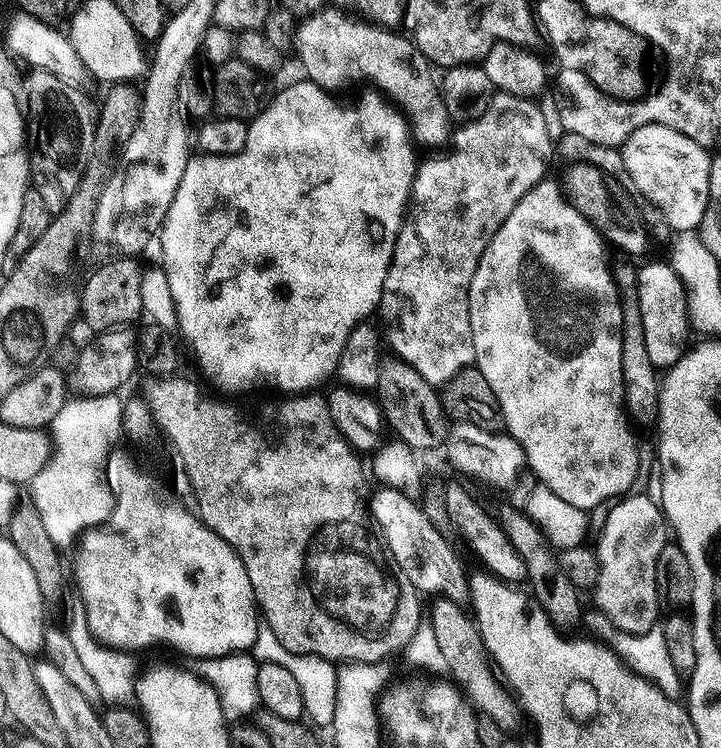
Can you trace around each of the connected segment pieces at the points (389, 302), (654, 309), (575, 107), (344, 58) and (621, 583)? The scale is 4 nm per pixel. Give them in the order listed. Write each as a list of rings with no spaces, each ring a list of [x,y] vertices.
[[[497,94],[492,97],[492,104],[486,110],[486,114],[480,120],[472,120],[469,124],[459,127],[454,134],[454,140],[457,140],[456,151],[449,156],[438,156],[434,160],[419,161],[416,169],[416,177],[412,183],[412,199],[409,200],[404,217],[404,225],[400,228],[398,238],[394,242],[394,254],[390,262],[390,270],[386,274],[386,282],[382,286],[382,298],[378,309],[378,316],[384,319],[383,335],[386,337],[386,344],[393,348],[395,355],[401,360],[405,360],[426,382],[433,386],[443,386],[447,384],[450,378],[454,378],[464,368],[471,368],[475,365],[476,355],[474,354],[474,342],[472,341],[472,331],[470,330],[470,306],[468,305],[468,291],[470,290],[470,278],[474,278],[474,270],[478,270],[478,262],[490,246],[490,238],[498,234],[502,222],[518,206],[518,202],[527,194],[539,180],[545,179],[548,168],[548,159],[554,156],[554,136],[548,133],[548,120],[544,117],[542,109],[536,105],[537,101],[532,98],[522,96],[506,96]]]
[[[652,260],[649,264],[639,265],[636,274],[636,293],[642,310],[642,334],[646,334],[646,354],[657,370],[673,368],[690,347],[687,291],[671,263],[663,262]]]
[[[563,68],[558,72],[558,80],[554,84],[558,86],[560,96],[560,122],[564,132],[579,134],[582,138],[589,139],[598,145],[620,147],[627,137],[635,130],[650,124],[647,109],[650,104],[648,100],[625,101],[614,99],[606,95],[601,88],[594,86],[592,82],[578,70]]]
[[[326,6],[323,11],[299,21],[295,49],[300,54],[303,75],[319,88],[336,94],[339,88],[369,80],[373,89],[383,93],[403,112],[413,141],[436,148],[450,140],[454,122],[448,116],[437,77],[432,77],[430,61],[407,35],[398,33],[335,6]]]
[[[647,494],[636,495],[625,495],[608,508],[608,517],[598,534],[597,540],[600,541],[594,544],[598,558],[598,582],[594,595],[595,607],[615,628],[640,636],[657,627],[662,612],[655,567],[658,554],[661,554],[664,544],[669,543],[670,529],[661,507],[655,505]]]

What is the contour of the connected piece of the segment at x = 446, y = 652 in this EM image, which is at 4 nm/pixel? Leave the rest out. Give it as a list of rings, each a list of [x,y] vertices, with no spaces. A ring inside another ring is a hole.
[[[436,598],[431,601],[432,604],[432,622],[430,628],[434,632],[434,639],[438,644],[440,651],[439,659],[444,660],[444,664],[448,667],[447,675],[458,685],[461,692],[472,701],[473,705],[484,716],[489,716],[496,723],[500,724],[505,730],[516,728],[520,724],[520,716],[522,718],[522,708],[518,703],[517,697],[506,687],[505,681],[498,675],[497,669],[494,667],[493,661],[490,659],[484,643],[480,637],[480,631],[476,629],[475,619],[467,611],[460,609],[461,605],[453,600],[445,600]]]

